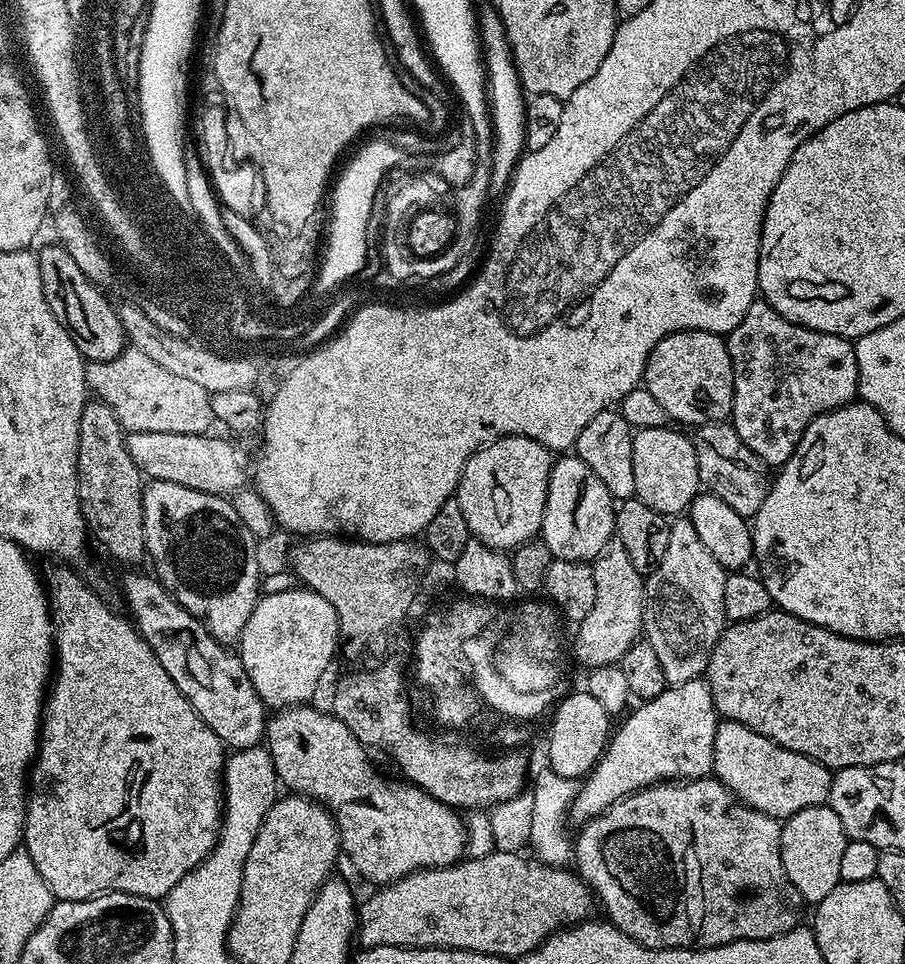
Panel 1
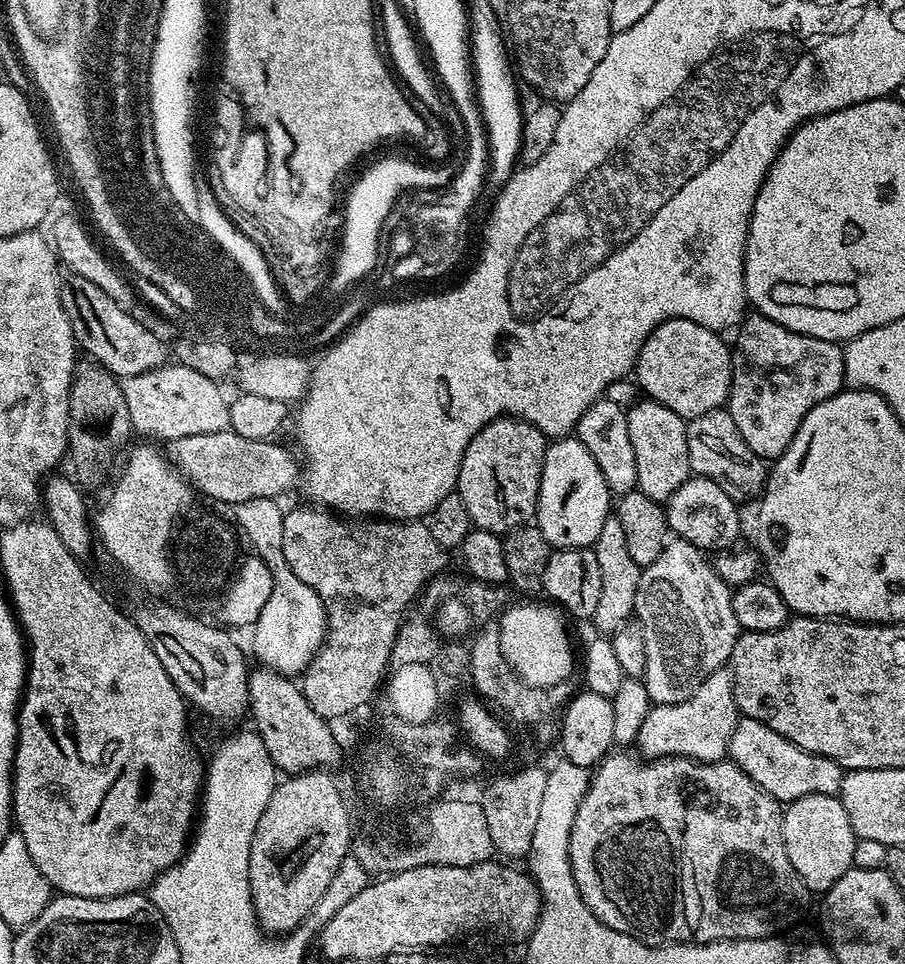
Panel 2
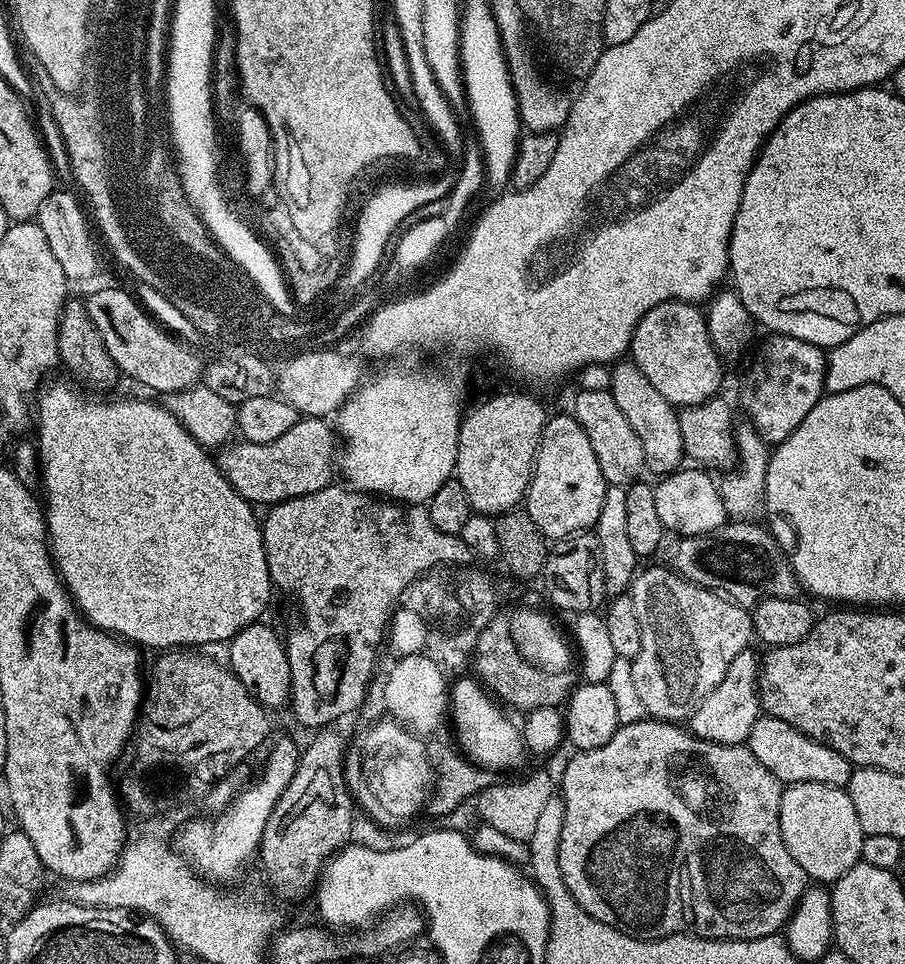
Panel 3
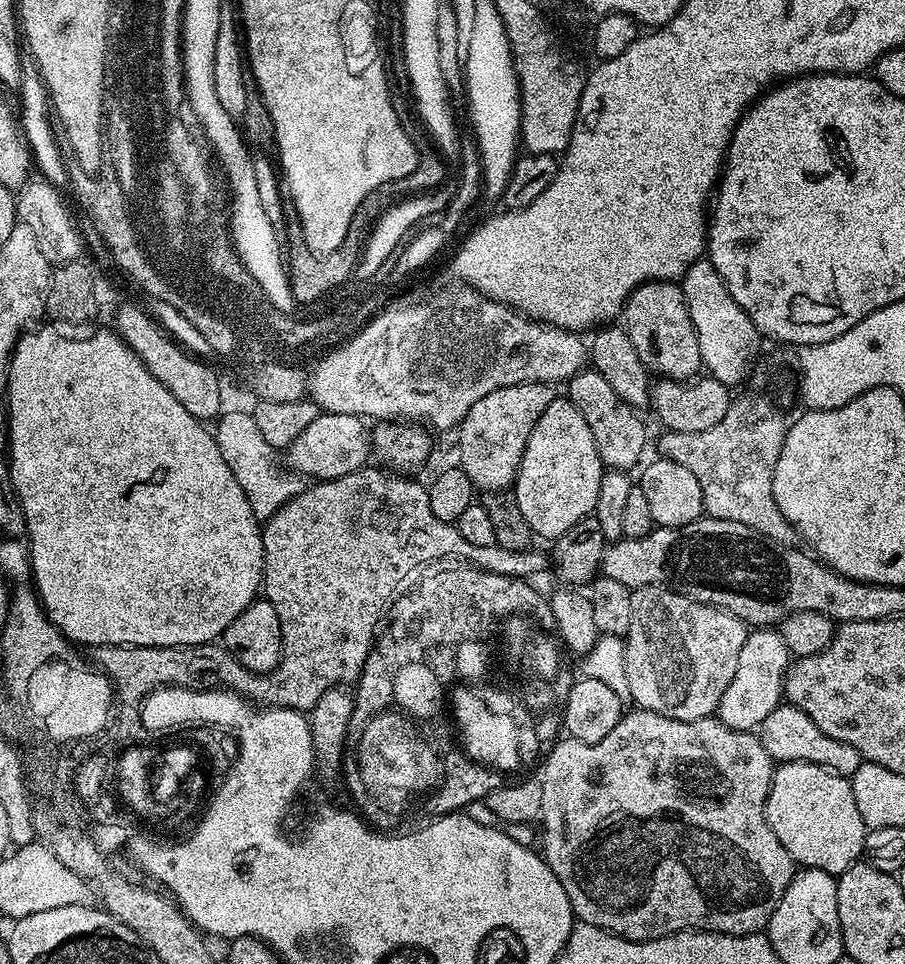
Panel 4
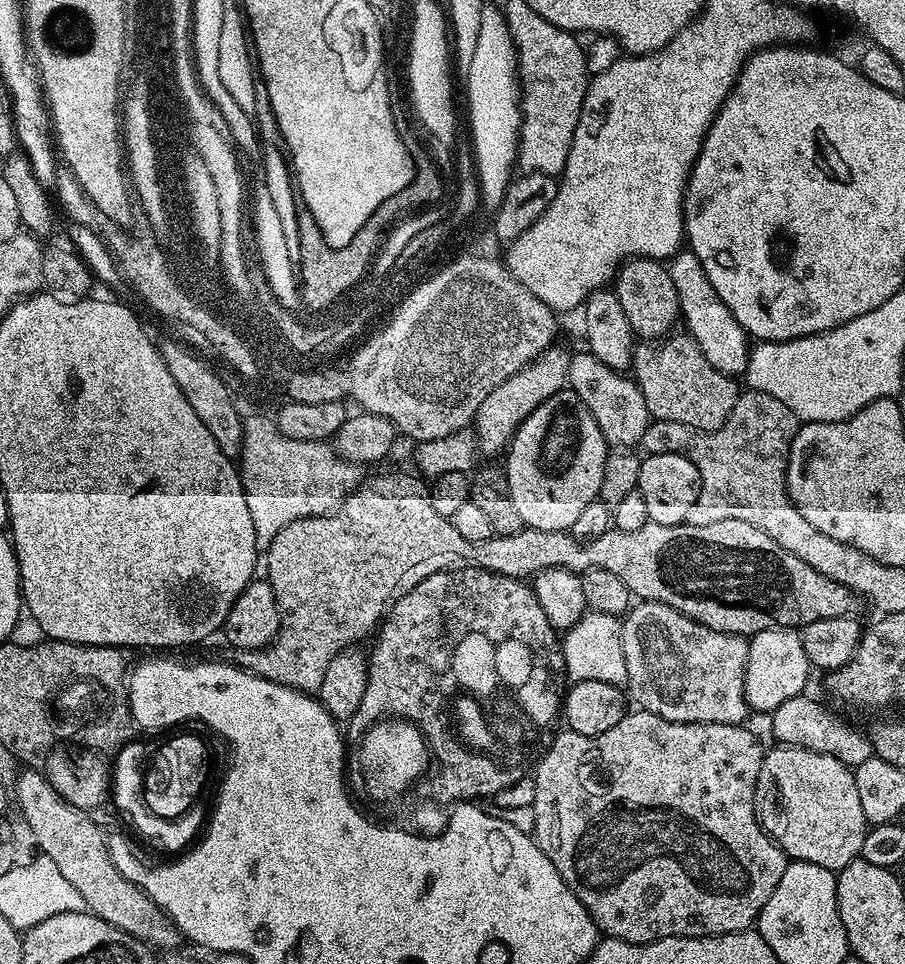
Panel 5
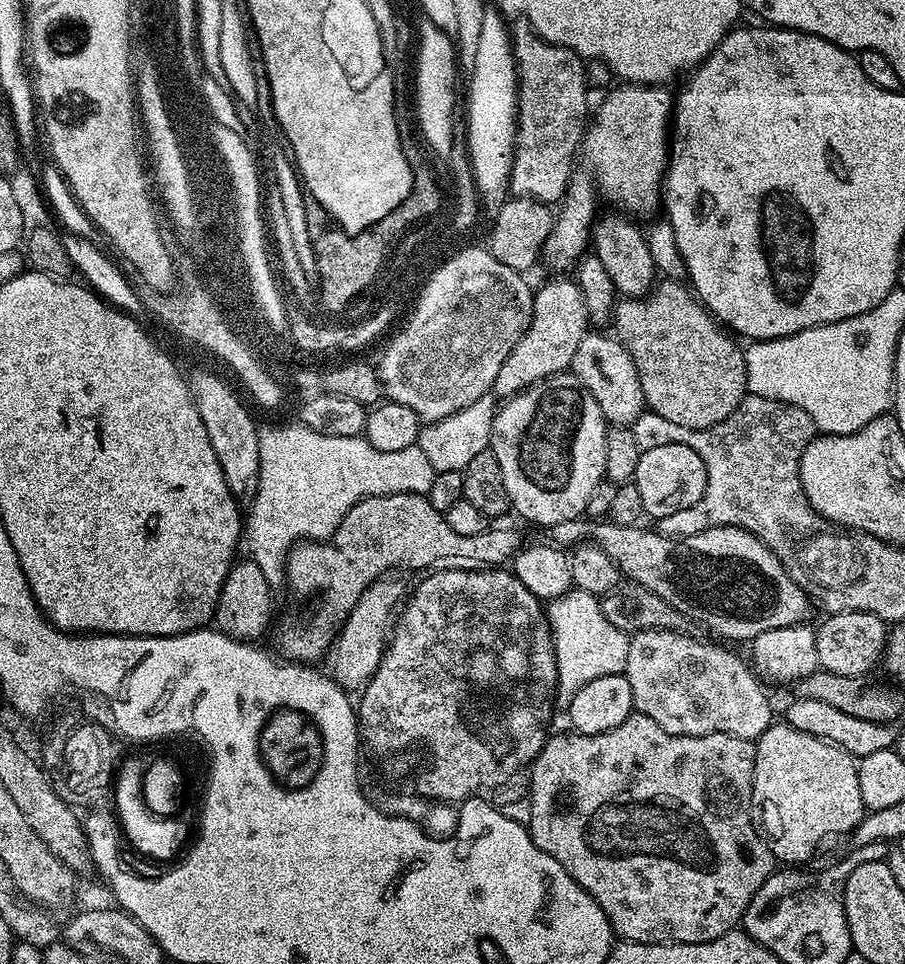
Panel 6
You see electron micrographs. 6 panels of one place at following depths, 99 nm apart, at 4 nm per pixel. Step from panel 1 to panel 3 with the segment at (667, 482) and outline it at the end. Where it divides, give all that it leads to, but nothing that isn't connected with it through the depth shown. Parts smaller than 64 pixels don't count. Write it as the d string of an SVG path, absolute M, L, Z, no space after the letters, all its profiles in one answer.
M624 358L611 365L612 377L608 391L611 392L614 402L618 402L618 410L622 410L622 415L626 417L626 422L630 422L634 434L638 434L638 442L642 442L642 454L644 455L644 466L649 473L653 472L653 477L659 478L668 476L675 472L677 468L685 463L686 457L682 446L682 426L680 425L680 412L676 405L666 402L662 398L662 393L646 379L646 374L638 370L638 366L633 364L631 359Z

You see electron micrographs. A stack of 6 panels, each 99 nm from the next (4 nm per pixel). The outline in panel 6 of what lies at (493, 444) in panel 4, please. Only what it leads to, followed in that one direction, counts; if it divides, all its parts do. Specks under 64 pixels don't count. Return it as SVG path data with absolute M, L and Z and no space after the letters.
M575 279L546 281L540 289L535 289L532 297L532 320L518 346L510 350L510 358L502 362L502 370L498 370L498 378L494 378L492 392L500 398L516 396L531 384L542 382L559 372L569 371L574 353L578 351L582 338L589 330L586 302L582 302L582 290Z

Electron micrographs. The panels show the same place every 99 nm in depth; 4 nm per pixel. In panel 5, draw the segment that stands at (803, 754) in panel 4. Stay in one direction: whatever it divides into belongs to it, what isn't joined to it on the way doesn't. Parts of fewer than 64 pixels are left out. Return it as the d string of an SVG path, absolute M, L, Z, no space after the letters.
M801 694L782 702L770 714L772 720L772 736L777 745L789 748L805 748L814 750L818 754L830 754L838 758L847 768L855 770L862 766L874 755L872 741L867 735L864 736L852 724L843 724L828 708L823 708L816 700L811 700L808 694Z

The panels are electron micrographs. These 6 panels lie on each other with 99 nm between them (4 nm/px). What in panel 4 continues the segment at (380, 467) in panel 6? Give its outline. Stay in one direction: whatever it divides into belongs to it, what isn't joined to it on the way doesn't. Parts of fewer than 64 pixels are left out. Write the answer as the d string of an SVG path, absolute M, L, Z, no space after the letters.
M253 413L221 415L215 421L214 435L218 450L222 450L222 458L226 458L226 466L234 470L234 478L238 478L238 486L242 486L250 502L250 510L254 510L257 520L267 522L282 505L304 491L305 481L295 471L287 467L280 468L279 462L276 461L277 449L272 448L266 438L262 438Z

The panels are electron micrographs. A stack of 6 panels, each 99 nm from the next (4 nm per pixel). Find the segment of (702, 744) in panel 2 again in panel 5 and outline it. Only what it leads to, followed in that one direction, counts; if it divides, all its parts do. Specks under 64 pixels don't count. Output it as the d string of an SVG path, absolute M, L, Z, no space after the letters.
M795 628L762 630L748 640L748 665L744 675L744 697L753 713L771 714L790 698L801 695L808 684L810 665L802 646L800 632Z

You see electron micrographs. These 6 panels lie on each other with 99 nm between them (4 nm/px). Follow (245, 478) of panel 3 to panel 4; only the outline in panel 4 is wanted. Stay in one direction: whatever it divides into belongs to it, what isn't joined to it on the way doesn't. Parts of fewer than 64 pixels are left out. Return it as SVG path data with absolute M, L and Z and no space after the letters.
M321 411L320 416L314 418L314 422L310 422L310 426L306 426L306 430L302 430L302 434L298 434L298 438L294 438L292 445L287 448L286 456L289 460L287 463L301 477L313 476L311 479L316 482L342 478L342 474L350 474L354 470L365 467L369 463L370 428L367 428L364 424L367 423L354 414L334 414L333 412Z

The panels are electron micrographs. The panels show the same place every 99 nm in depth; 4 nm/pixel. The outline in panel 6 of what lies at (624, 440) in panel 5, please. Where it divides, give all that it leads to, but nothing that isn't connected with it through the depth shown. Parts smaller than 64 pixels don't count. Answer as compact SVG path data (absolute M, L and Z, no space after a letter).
M589 330L582 338L578 351L572 359L571 373L577 376L586 390L598 402L598 410L602 410L605 421L612 426L631 426L646 411L642 382L638 382L638 370L634 370L634 362L630 354L615 335L603 336L603 331Z

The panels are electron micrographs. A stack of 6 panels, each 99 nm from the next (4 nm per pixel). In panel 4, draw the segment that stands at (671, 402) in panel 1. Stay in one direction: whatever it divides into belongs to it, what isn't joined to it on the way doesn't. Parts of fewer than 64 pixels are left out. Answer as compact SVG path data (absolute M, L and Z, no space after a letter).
M651 280L649 284L636 287L624 304L622 327L630 342L634 342L634 350L638 350L638 358L642 358L649 373L665 380L688 382L701 371L698 334L679 283Z

